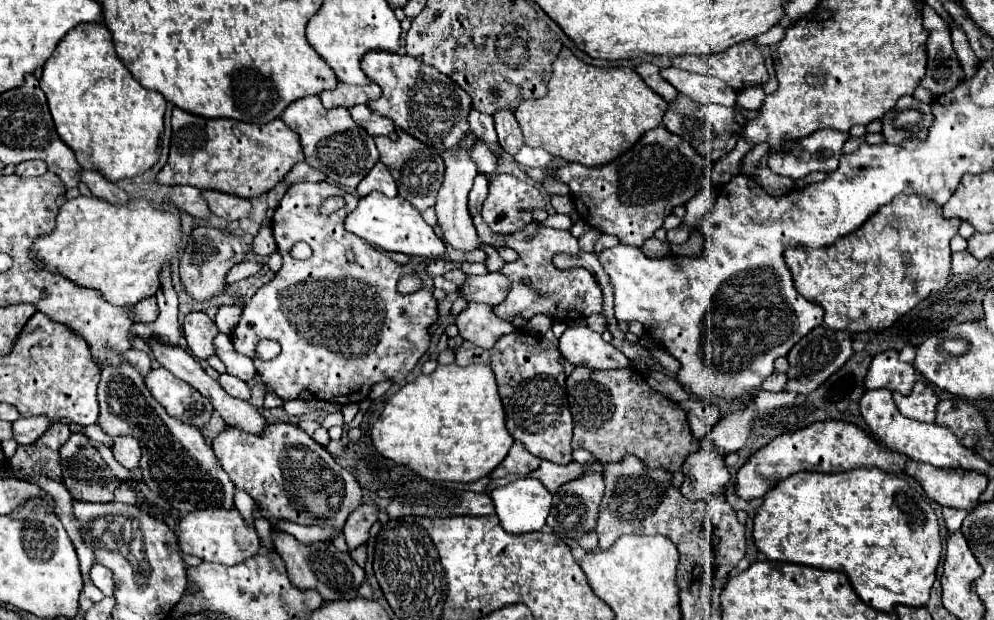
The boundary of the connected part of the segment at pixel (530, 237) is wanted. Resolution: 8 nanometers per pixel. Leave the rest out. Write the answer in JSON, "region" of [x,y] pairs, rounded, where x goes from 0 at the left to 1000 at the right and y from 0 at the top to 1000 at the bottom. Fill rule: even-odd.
{"region":[[[481,281],[477,290],[477,303],[471,313],[471,339],[473,339],[473,348],[477,352],[477,365],[479,365],[483,387],[493,397],[513,397],[515,403],[521,406],[521,419],[507,426],[503,432],[503,439],[507,445],[511,445],[511,452],[513,452],[513,471],[505,490],[495,494],[495,503],[499,503],[501,513],[507,513],[511,519],[515,519],[519,510],[533,516],[539,506],[547,506],[555,516],[561,513],[565,519],[577,519],[577,516],[584,516],[584,513],[590,513],[596,506],[604,506],[606,503],[606,465],[600,455],[600,448],[588,432],[561,435],[555,426],[555,413],[561,406],[581,410],[584,406],[581,387],[571,371],[557,371],[557,368],[543,365],[539,358],[529,361],[527,374],[517,374],[513,381],[501,381],[497,374],[493,374],[493,368],[489,365],[489,358],[483,348],[485,326],[487,326],[489,313],[491,313],[491,287],[487,281]],[[525,448],[531,448],[535,458],[525,461],[523,458]]]}

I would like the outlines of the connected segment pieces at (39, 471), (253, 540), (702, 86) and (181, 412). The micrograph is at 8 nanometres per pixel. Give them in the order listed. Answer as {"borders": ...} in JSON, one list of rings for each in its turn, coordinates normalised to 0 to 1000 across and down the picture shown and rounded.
{"borders":[[[[58,681],[50,687],[34,716],[18,719],[8,748],[16,765],[24,765],[28,774],[48,768],[52,774],[62,777],[58,723],[62,723],[66,706],[70,706],[70,690]]],[[[211,819],[211,823],[189,826],[179,845],[179,874],[187,894],[199,897],[207,906],[219,906],[225,913],[241,910],[243,903],[256,897],[262,884],[262,868],[256,848],[247,845],[247,839],[243,839],[243,829],[237,819],[231,823]]],[[[668,110],[664,113],[666,126],[672,129],[684,152],[694,155],[696,161],[704,168],[726,168],[726,171],[738,171],[740,168],[740,148],[732,142],[722,126],[712,126],[706,119],[694,119],[682,110]]],[[[157,594],[147,606],[147,623],[155,642],[169,661],[169,668],[183,681],[203,690],[213,671],[213,652],[191,619],[171,606],[167,594]]]]}

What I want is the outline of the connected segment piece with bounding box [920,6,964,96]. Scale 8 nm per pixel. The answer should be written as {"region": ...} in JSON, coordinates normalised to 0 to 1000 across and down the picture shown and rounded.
{"region":[[[930,10],[928,26],[930,26],[930,42],[936,52],[936,61],[932,71],[934,116],[932,126],[926,132],[926,139],[934,142],[940,155],[948,155],[960,145],[970,129],[970,116],[958,77],[954,39],[936,10]]]}

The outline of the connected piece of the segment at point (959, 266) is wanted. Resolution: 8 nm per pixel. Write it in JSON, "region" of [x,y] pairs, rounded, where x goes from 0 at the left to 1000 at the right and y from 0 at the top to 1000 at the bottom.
{"region":[[[962,406],[962,410],[958,410],[958,439],[960,442],[976,439],[982,429],[984,429],[984,419],[976,406]]]}

